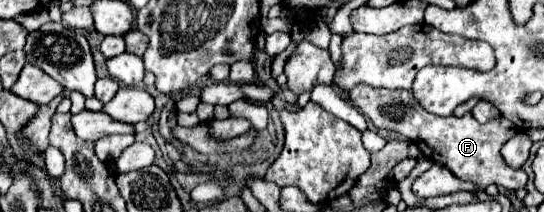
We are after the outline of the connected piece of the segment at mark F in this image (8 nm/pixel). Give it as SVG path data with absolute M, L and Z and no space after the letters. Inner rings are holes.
M357 85L349 91L349 101L363 113L377 129L393 131L401 137L407 137L411 143L415 143L423 157L427 157L433 163L439 163L453 171L463 181L473 181L481 189L495 183L505 189L521 189L527 183L527 173L511 169L503 155L501 147L515 135L515 127L507 121L497 117L491 123L479 123L471 113L463 117L441 117L435 113L429 113L421 107L421 103L413 97L413 91L407 89L375 89L369 85Z

